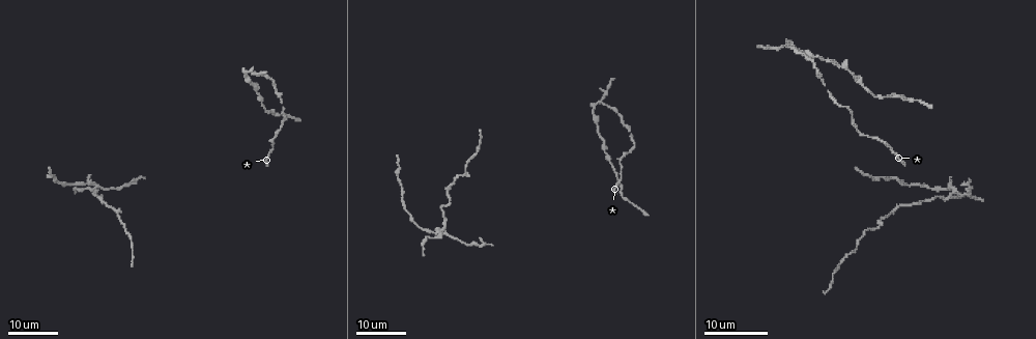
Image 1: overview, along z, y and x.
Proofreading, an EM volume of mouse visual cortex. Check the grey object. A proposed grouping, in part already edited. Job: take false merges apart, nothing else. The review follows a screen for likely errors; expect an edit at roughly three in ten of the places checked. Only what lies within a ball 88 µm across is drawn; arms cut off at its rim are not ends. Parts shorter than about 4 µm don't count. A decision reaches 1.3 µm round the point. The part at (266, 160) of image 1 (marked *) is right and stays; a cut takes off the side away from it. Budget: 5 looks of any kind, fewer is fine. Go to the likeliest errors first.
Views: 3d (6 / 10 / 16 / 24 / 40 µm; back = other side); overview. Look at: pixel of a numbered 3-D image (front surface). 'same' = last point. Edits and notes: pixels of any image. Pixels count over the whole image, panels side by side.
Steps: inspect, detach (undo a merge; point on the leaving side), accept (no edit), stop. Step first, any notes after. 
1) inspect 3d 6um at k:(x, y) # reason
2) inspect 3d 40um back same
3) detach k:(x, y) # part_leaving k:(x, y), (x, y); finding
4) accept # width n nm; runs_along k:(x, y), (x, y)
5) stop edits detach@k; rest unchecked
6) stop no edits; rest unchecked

inspect 3d 24um at 1:(444, 230) # arms part here

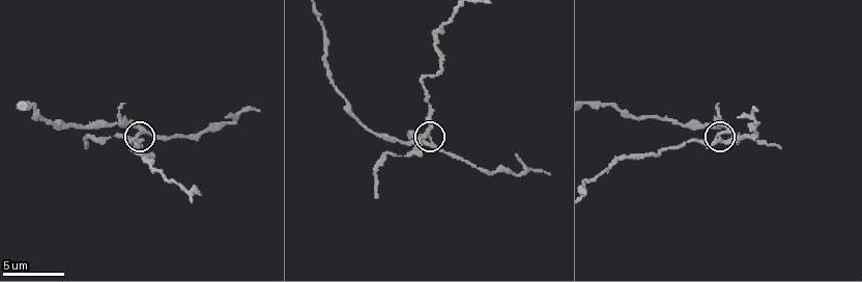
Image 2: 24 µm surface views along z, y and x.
inspect 3d 6um at 2:(724, 131)

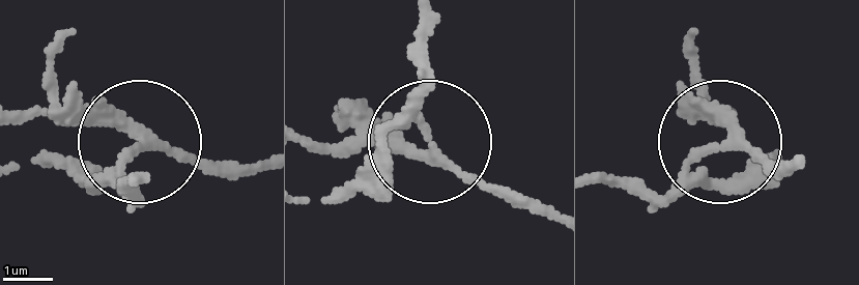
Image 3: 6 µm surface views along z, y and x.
detach 3:(124, 112) # arms 3; part_leaving 3:(127, 165), (115, 132), (16, 115); two neurons meet here

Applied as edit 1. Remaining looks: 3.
inspect overview

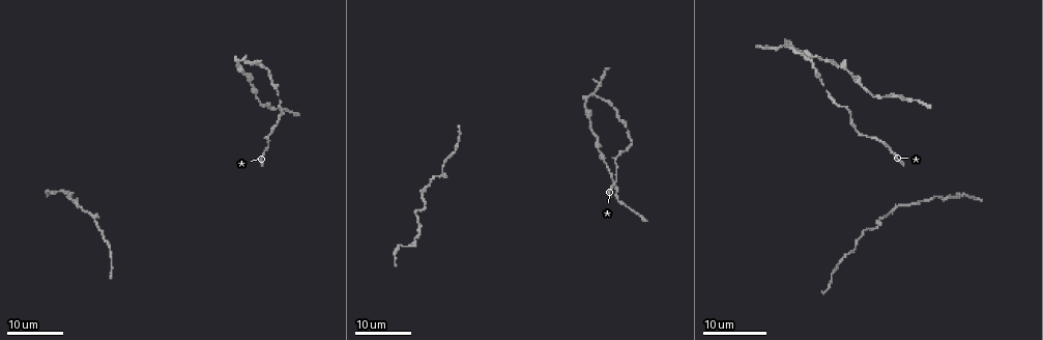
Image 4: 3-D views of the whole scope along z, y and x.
inspect 3d 24um at 4:(244, 59) # two arms in line, one across

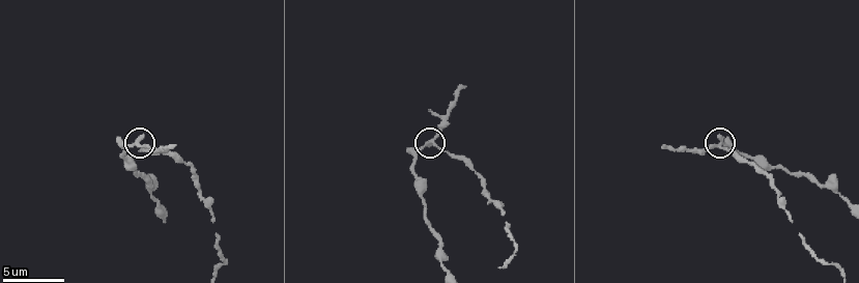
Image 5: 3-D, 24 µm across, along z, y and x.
inspect 3d 10um at 5:(140, 146) # closer look

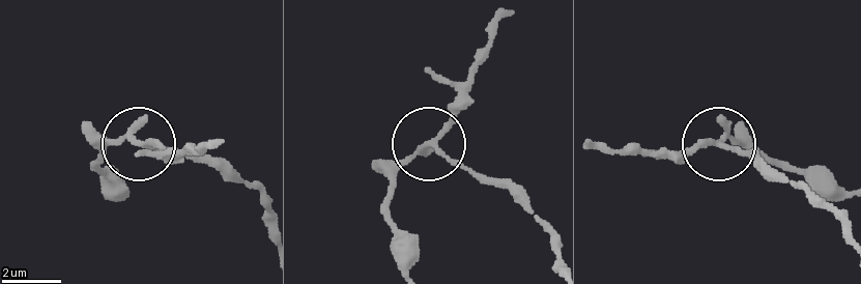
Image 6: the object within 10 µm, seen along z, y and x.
accept # width 200 nm; runs_along 6:(837, 216), (741, 149), (704, 142), (669, 154); one neuron here

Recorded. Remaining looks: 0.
stop edits detach@3; rest unchecked

